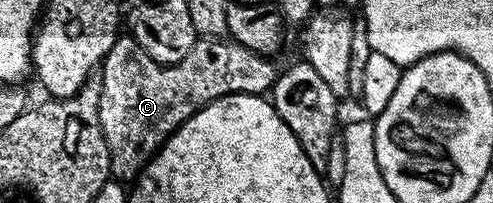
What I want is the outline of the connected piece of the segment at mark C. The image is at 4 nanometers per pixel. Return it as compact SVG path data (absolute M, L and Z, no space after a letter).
M127 33L117 35L110 53L106 53L102 70L99 72L102 81L102 97L98 117L102 125L102 133L106 137L106 145L110 149L111 178L116 181L135 180L144 167L160 150L172 134L179 129L194 113L198 113L206 105L227 95L264 95L271 92L276 83L278 67L271 63L267 54L251 51L241 43L228 39L197 38L194 49L182 57L177 63L159 63L154 61Z

